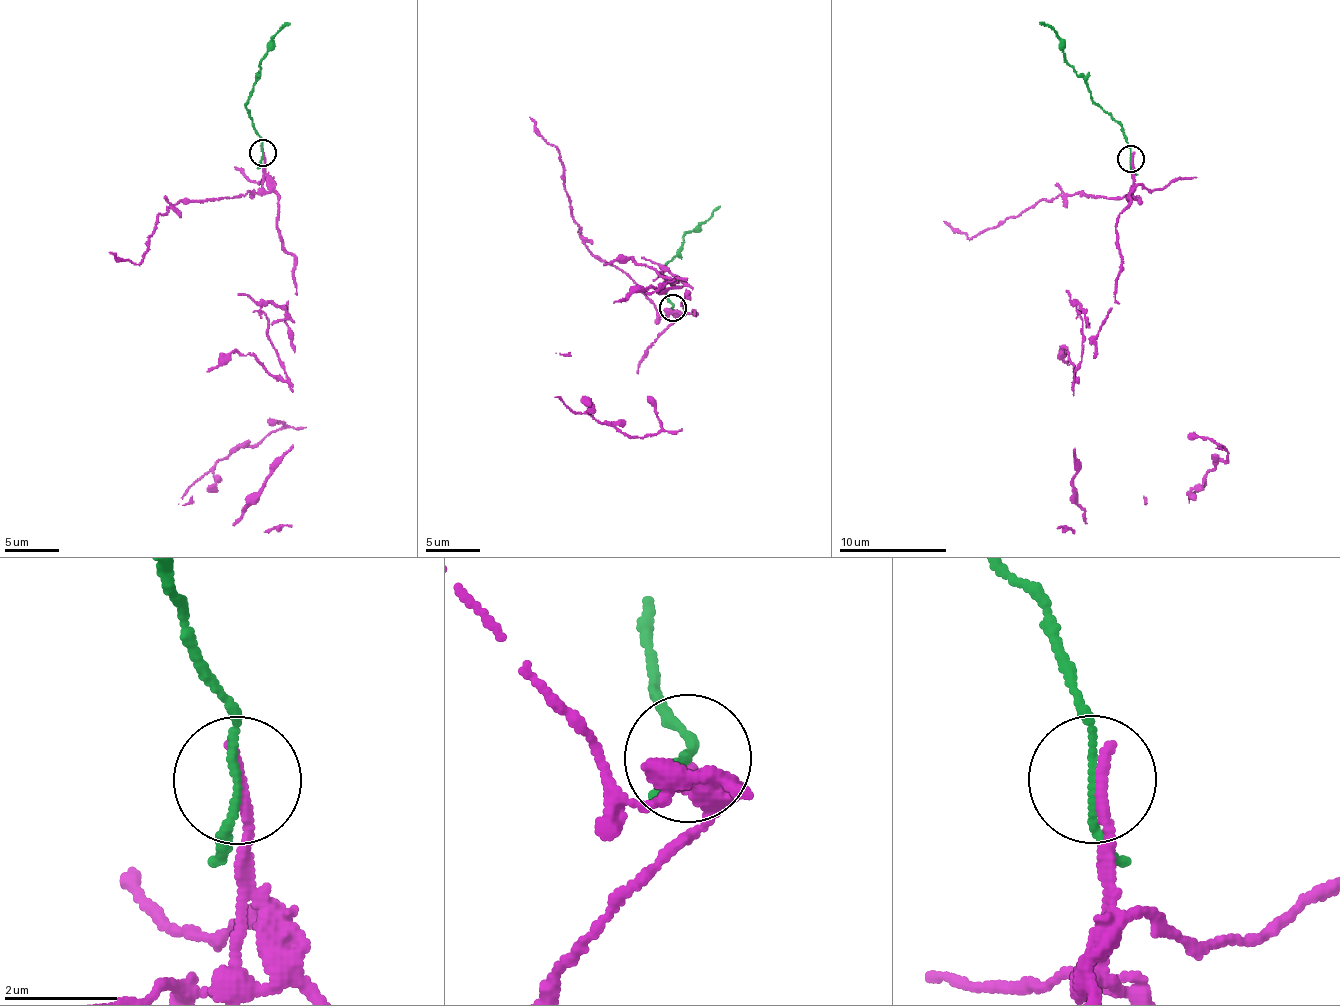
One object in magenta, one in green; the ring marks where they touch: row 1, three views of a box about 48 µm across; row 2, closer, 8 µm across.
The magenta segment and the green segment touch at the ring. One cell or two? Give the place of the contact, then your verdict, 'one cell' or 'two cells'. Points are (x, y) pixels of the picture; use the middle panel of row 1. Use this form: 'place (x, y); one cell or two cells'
place (672, 308); two cells

